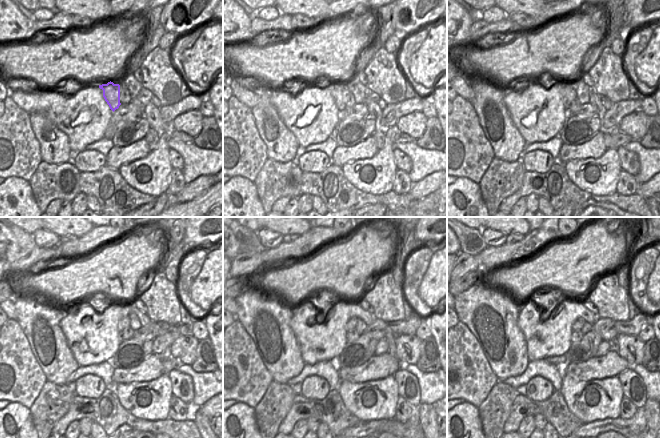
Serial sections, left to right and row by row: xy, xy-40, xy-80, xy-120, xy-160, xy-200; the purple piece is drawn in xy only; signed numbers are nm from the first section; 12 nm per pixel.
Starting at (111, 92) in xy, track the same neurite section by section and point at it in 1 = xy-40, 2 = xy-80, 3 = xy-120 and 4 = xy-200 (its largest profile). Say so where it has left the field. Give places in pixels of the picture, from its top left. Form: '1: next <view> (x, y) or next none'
1: next xy-40 (340, 93)
2: next xy-80 (568, 93)
3: next xy-120 (124, 322)
4: next xy-200 (578, 324)

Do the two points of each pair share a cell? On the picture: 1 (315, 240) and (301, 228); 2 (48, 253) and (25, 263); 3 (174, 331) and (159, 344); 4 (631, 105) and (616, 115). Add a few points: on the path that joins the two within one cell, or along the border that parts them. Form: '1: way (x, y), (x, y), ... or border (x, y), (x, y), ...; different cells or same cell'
1: border (312, 227), (300, 236); different cells
2: way (42, 254), (31, 257); same cell
3: way (170, 335), (163, 342); same cell
4: way (627, 107), (620, 111); same cell

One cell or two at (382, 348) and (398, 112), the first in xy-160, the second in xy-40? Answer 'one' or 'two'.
one

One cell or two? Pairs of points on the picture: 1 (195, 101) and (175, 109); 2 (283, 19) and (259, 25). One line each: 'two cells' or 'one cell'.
1: one cell
2: one cell

